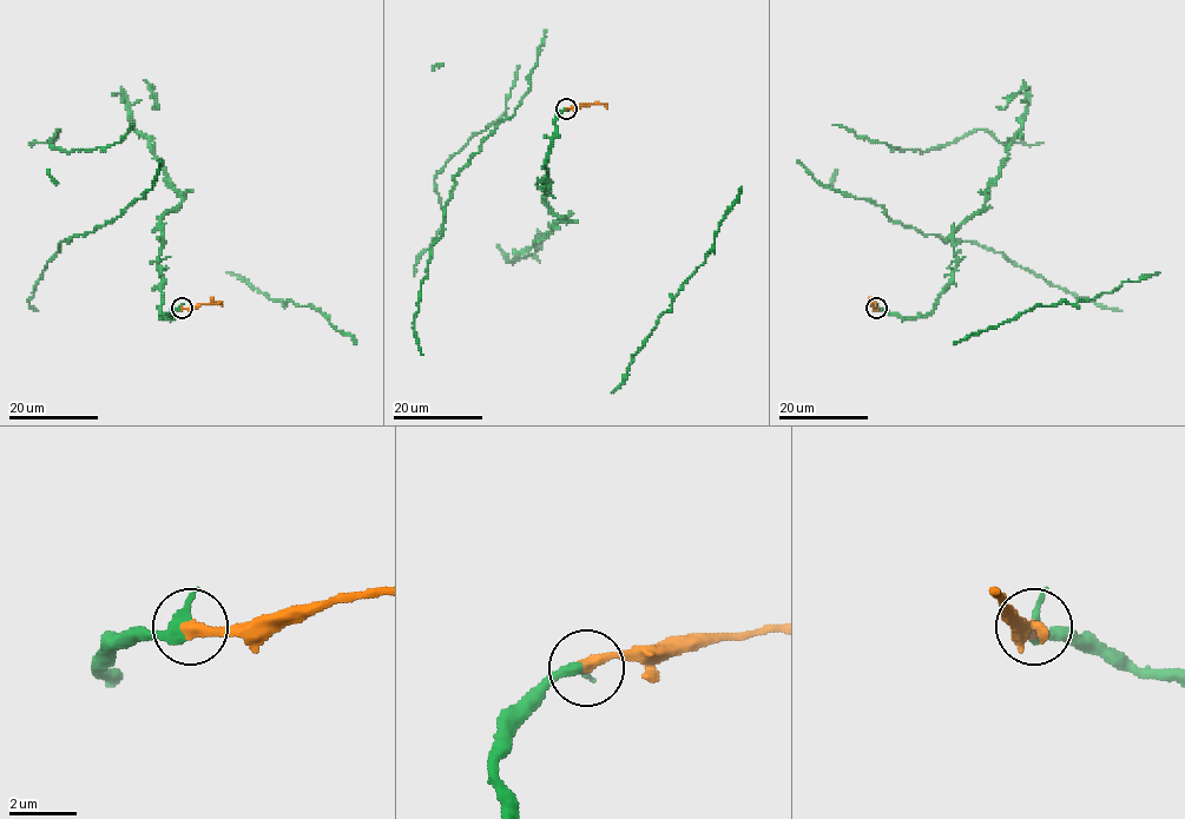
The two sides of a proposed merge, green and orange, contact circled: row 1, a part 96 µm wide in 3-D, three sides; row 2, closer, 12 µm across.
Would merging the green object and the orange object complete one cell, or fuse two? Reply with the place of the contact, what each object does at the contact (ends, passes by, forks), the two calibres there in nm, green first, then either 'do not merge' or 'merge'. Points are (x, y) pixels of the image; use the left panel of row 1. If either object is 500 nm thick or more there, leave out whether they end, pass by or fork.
at (182, 308); green passes by; orange ends there; 300 nm thick on the green side, 360 nm on the other; merge

